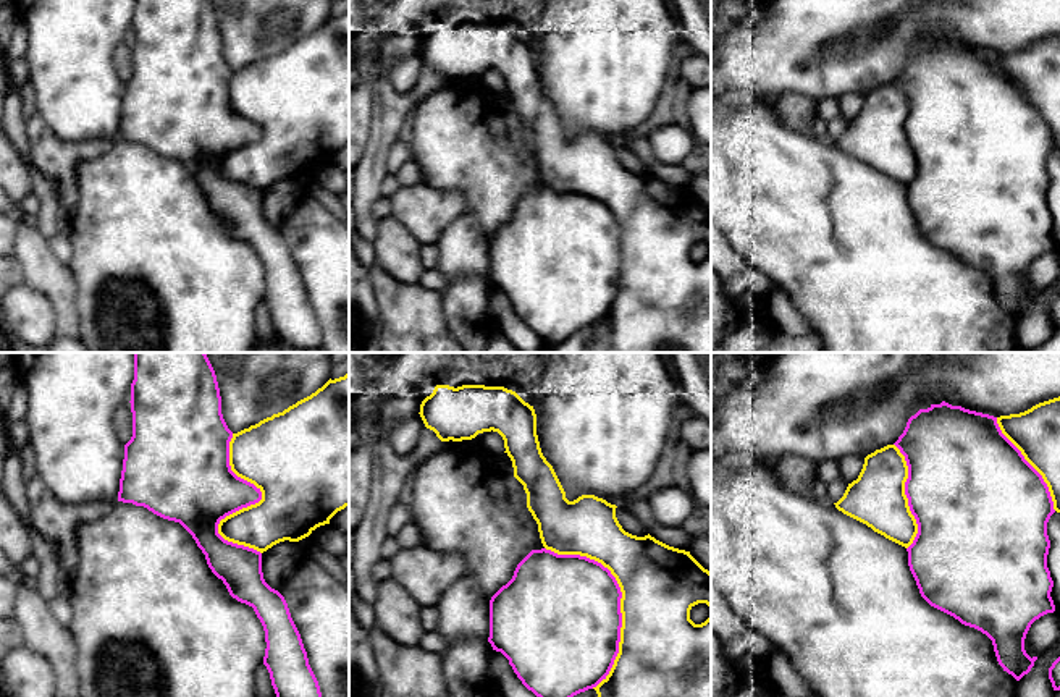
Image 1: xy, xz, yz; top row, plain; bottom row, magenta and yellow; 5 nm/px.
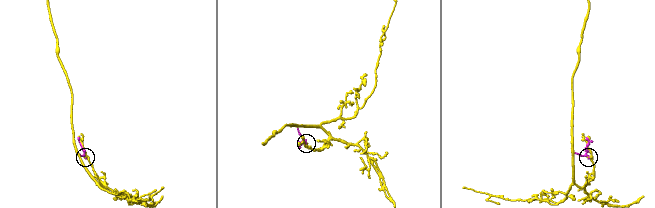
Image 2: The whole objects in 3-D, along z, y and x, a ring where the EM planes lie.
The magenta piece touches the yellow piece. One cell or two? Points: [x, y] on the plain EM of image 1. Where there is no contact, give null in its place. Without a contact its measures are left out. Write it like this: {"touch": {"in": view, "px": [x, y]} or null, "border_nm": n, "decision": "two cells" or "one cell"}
{"touch": {"in": "xz", "px": [621, 235]}, "border_nm": 750, "decision": "one cell"}

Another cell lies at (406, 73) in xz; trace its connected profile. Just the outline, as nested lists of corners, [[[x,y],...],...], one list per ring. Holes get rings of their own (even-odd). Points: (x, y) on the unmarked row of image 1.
[[[420,52],[401,57],[389,74],[389,79],[398,92],[409,92],[414,89],[423,74],[425,61]]]

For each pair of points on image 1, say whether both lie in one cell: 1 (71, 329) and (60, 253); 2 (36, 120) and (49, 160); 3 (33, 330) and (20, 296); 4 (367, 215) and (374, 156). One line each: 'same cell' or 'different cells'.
1: different cells
2: same cell
3: same cell
4: same cell

